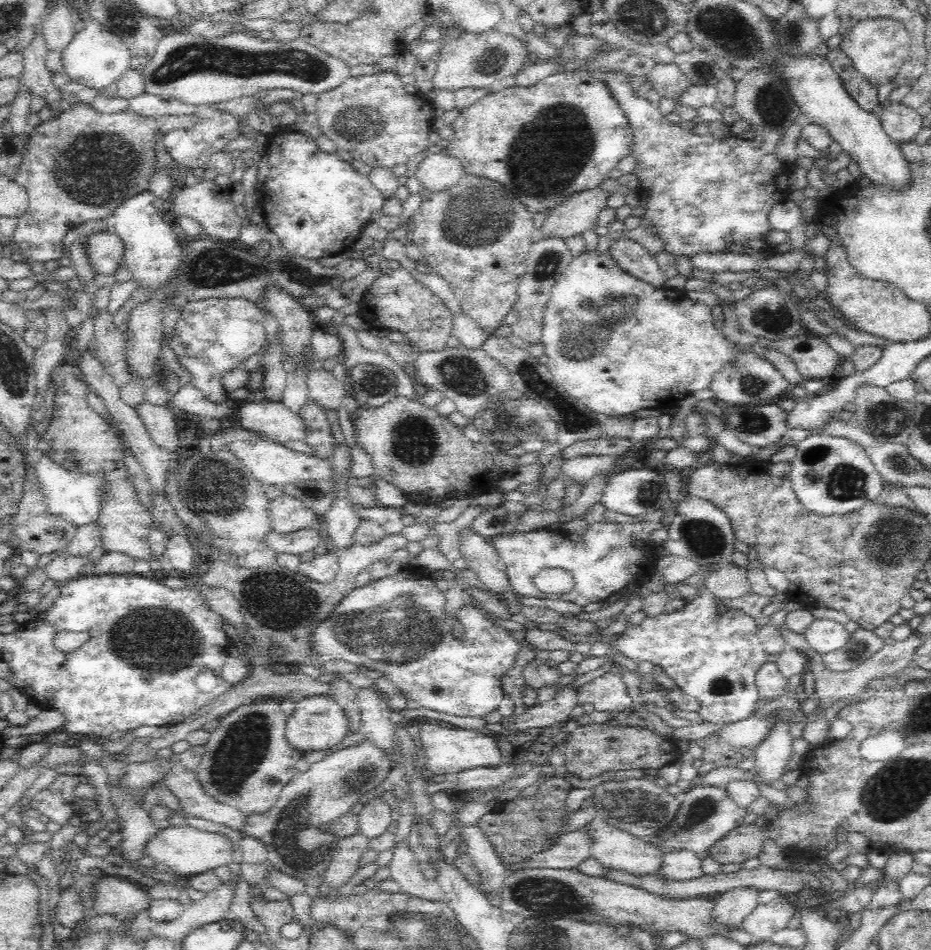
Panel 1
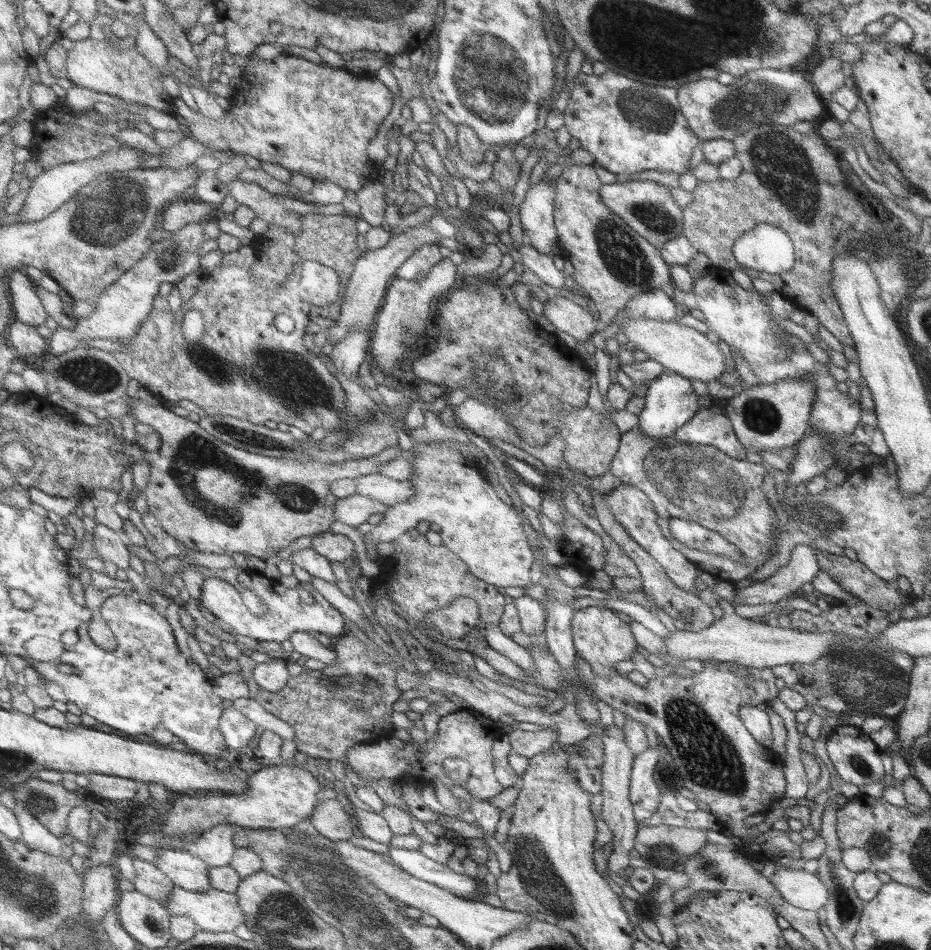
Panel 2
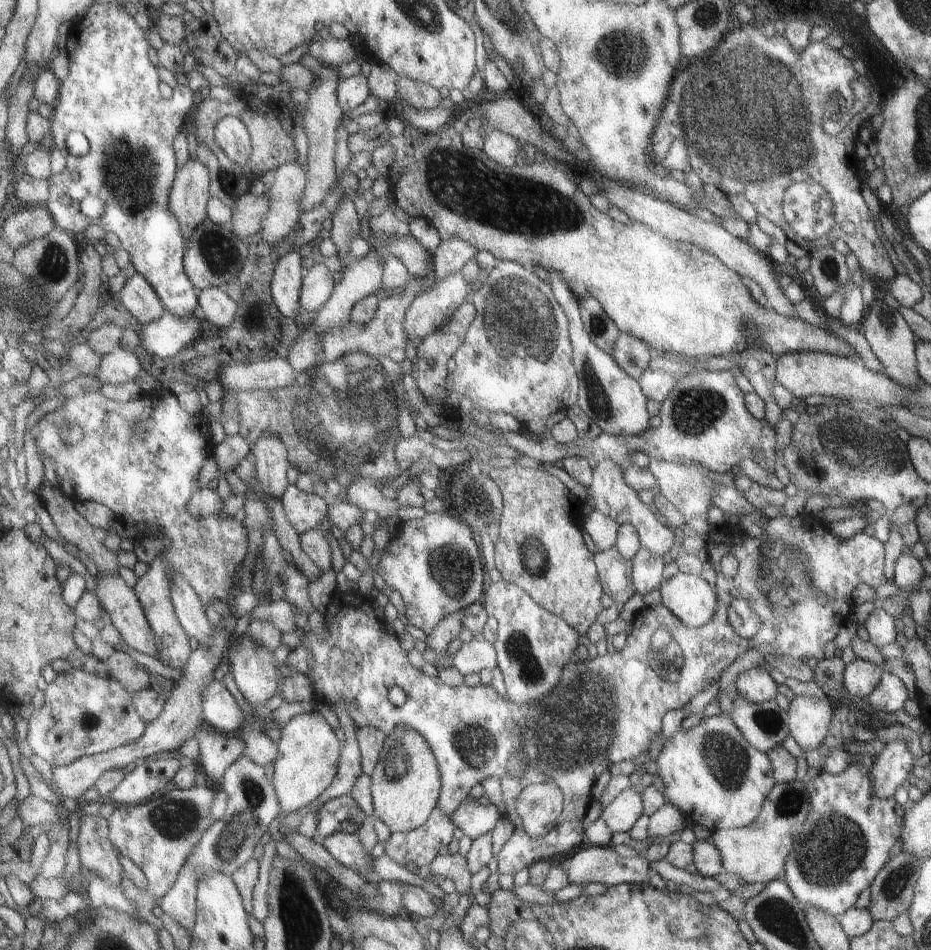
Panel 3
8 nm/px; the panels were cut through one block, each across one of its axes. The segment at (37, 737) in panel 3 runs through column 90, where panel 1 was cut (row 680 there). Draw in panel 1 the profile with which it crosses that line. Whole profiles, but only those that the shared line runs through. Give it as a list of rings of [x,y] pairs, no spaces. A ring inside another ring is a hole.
[[[700,582],[700,586],[696,586],[696,591],[697,595],[676,612],[664,611],[658,613],[658,616],[646,617],[638,626],[628,622],[626,630],[618,634],[616,640],[610,642],[610,648],[604,656],[586,658],[576,666],[574,676],[584,676],[592,670],[607,666],[613,662],[615,655],[622,654],[624,659],[634,661],[636,664],[651,662],[662,668],[666,676],[674,681],[674,685],[682,689],[684,695],[698,701],[700,710],[696,713],[696,719],[720,726],[749,718],[758,708],[759,693],[755,686],[756,676],[760,668],[768,662],[769,656],[758,637],[759,626],[756,625],[754,618],[750,618],[740,610],[728,609],[723,614],[718,614],[718,605],[714,602],[715,596],[706,589],[706,583]]]

